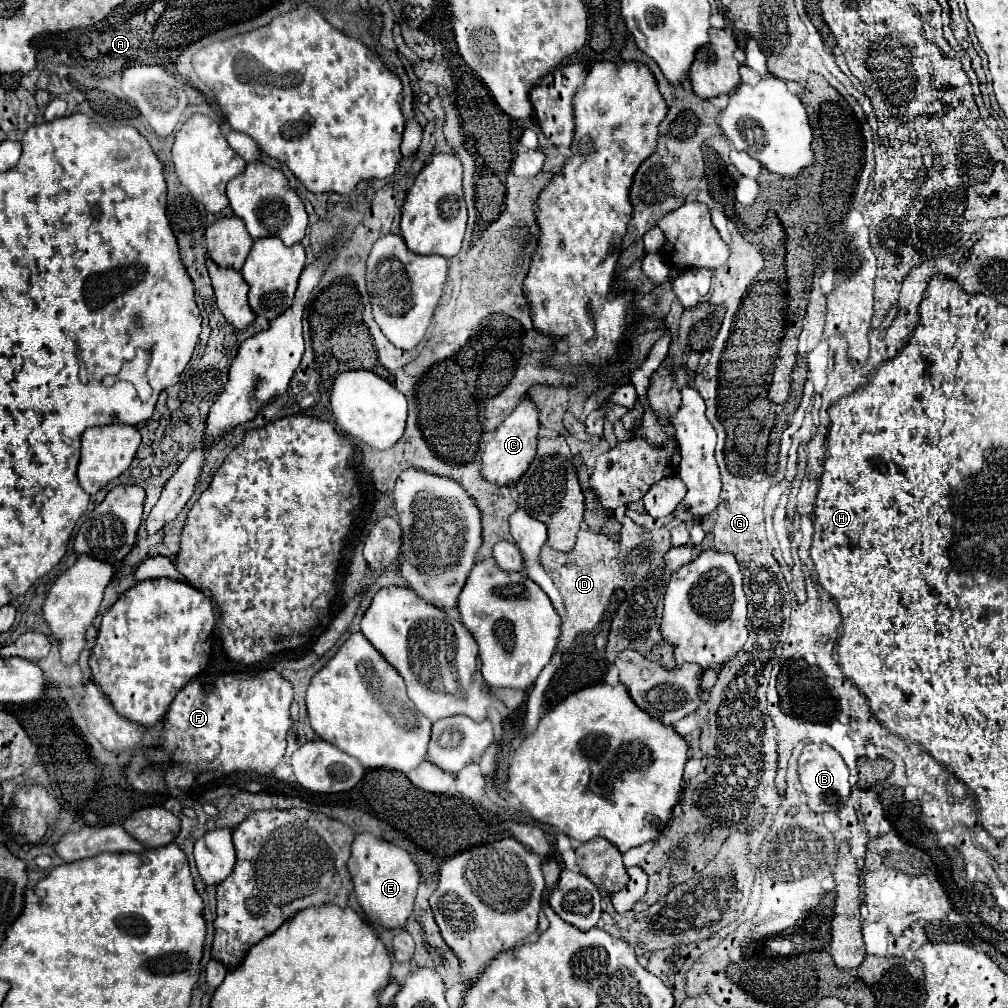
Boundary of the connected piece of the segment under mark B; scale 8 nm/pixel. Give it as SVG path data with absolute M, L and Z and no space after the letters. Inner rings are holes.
M807 744L801 752L799 758L799 776L803 782L803 790L807 794L807 804L815 810L815 812L831 812L831 810L839 810L851 790L849 784L849 768L845 766L841 754L831 748L829 744Z

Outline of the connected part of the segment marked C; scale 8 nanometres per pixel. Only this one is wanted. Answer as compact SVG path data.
M523 396L523 398L519 398L513 414L509 418L505 418L491 434L483 436L483 442L479 446L483 476L495 484L517 482L521 478L521 474L527 472L529 464L536 457L538 432L539 408L529 396Z

